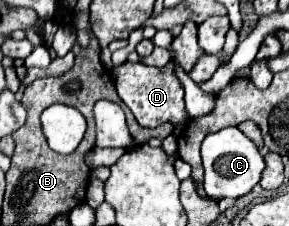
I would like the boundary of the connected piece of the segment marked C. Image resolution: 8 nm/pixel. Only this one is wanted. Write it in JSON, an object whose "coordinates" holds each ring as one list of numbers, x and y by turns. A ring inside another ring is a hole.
{"coordinates":[[222,128,204,138,202,142,202,162,204,162,204,190,212,200,240,198,248,194,262,176,264,160,252,140,248,140,238,128]]}

